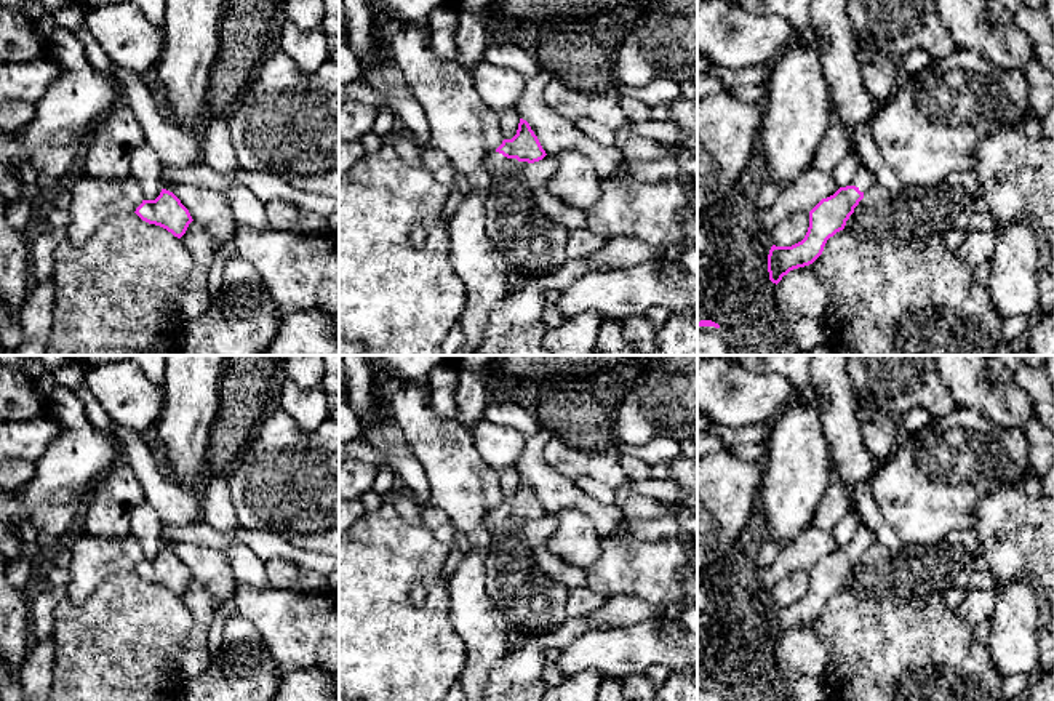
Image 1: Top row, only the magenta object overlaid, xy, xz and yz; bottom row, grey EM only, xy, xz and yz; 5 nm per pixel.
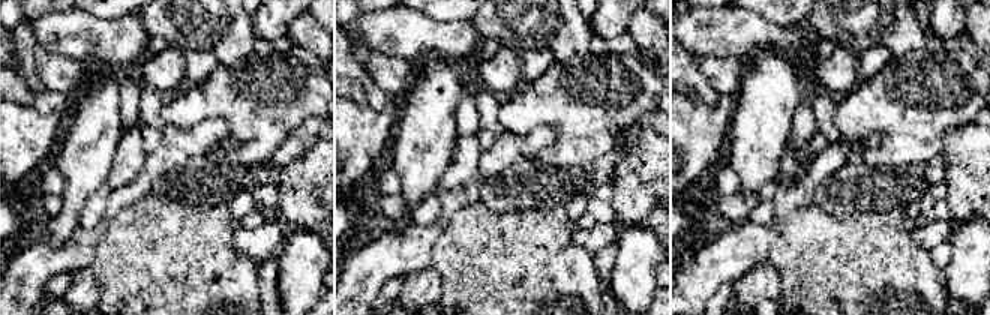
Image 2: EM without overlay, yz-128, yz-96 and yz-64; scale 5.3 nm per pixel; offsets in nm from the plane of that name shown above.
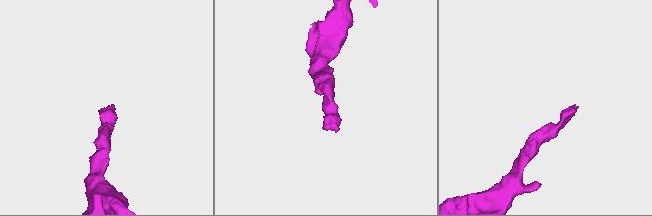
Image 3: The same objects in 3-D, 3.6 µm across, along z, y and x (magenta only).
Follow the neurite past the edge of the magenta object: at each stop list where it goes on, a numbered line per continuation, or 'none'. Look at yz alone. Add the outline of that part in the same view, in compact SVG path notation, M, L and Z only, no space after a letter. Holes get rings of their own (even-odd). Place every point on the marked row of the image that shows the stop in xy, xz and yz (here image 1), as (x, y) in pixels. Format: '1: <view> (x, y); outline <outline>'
1: yz (864, 178); outline M860 165L849 186L856 186L865 194L875 182L875 174L865 165Z

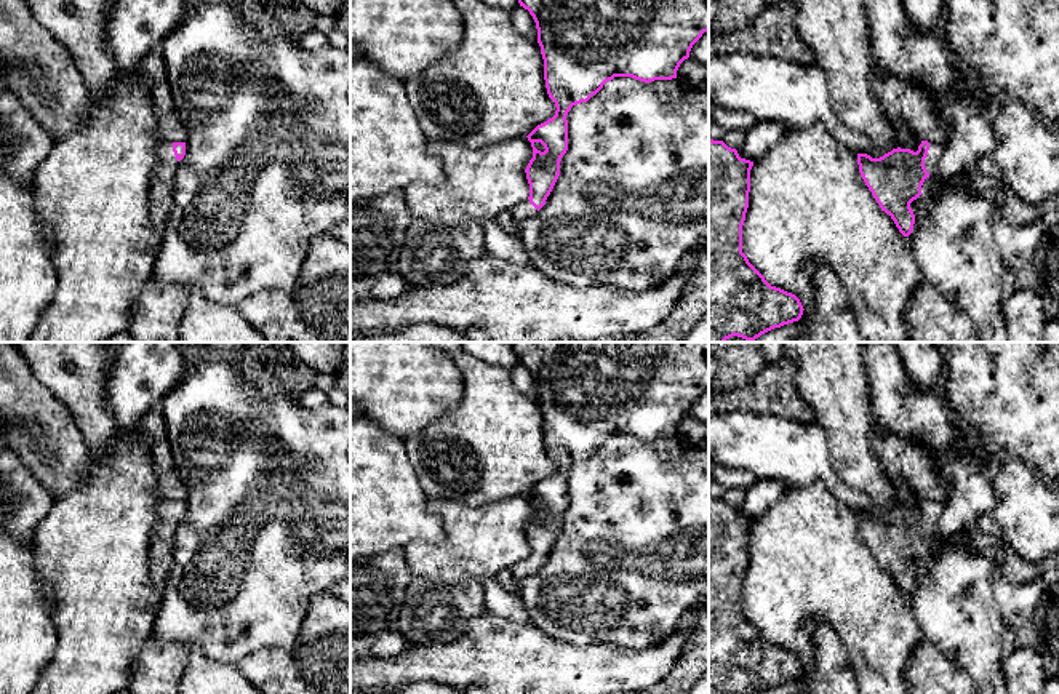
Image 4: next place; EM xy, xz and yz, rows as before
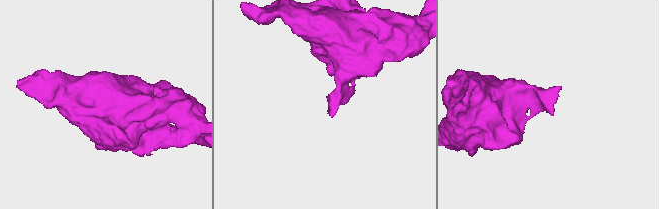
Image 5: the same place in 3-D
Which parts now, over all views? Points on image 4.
1: yz (935, 152); outline M929 142L929 150L925 158L925 168L929 173L929 176L925 179L925 182L921 185L921 195L910 203L910 208L915 214L915 222L934 200L934 192L937 187L937 184L934 181L934 174L936 174L936 168L937 168L937 162L939 162L941 155L942 155L942 146Z

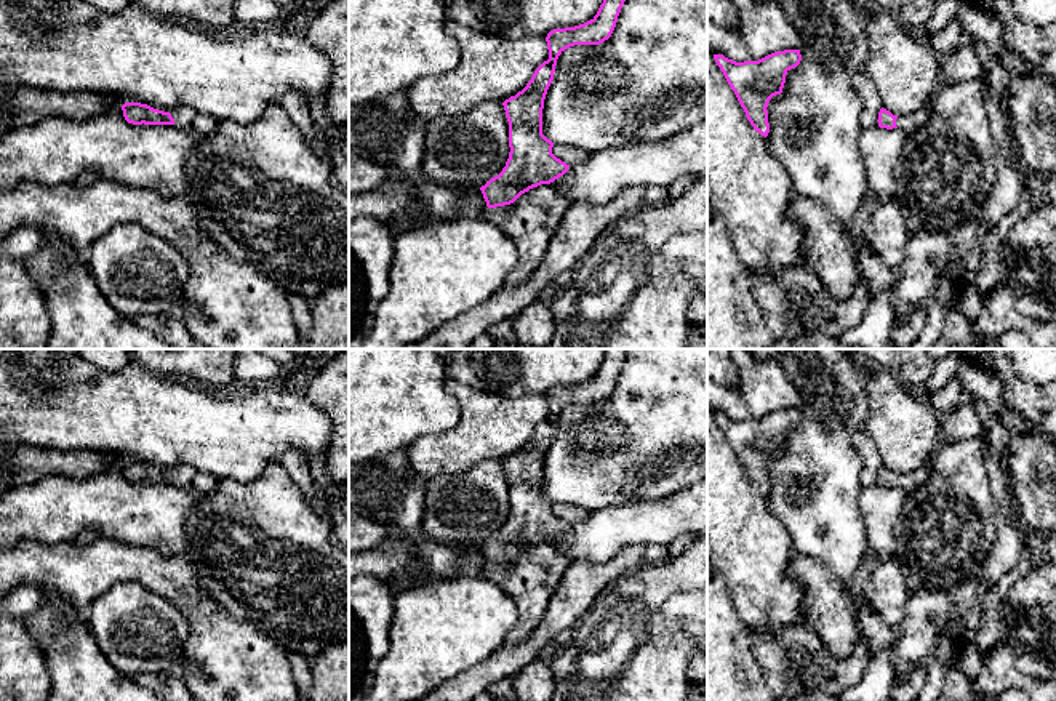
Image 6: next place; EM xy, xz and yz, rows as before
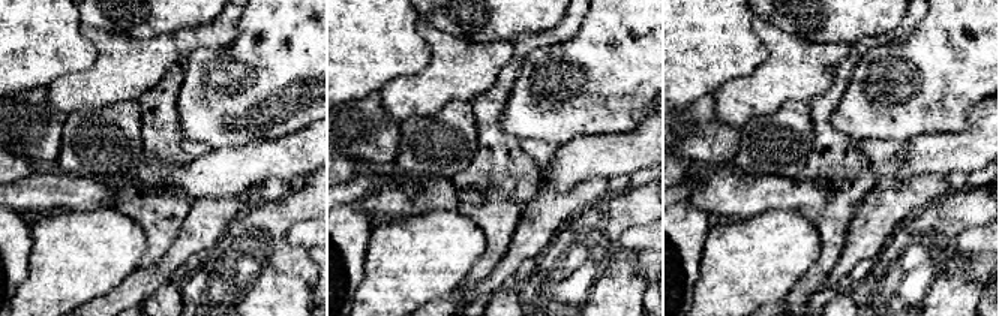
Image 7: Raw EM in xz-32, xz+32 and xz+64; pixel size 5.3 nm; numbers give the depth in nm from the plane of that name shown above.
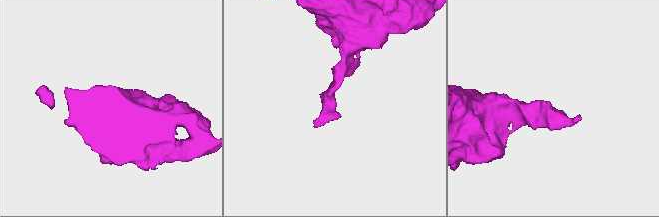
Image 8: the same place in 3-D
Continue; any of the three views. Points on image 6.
1: xz (530, 221); outline M550 184L522 194L507 206L486 208L483 218L504 230L517 246L518 259L504 280L517 288L534 272L570 202Z

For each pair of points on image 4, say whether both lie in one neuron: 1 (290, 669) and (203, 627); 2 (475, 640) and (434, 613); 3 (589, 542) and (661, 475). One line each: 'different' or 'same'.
1: different
2: different
3: same

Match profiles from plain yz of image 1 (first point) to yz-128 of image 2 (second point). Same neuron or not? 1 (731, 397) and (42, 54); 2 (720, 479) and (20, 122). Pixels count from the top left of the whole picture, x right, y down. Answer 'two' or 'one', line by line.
1: two
2: one

